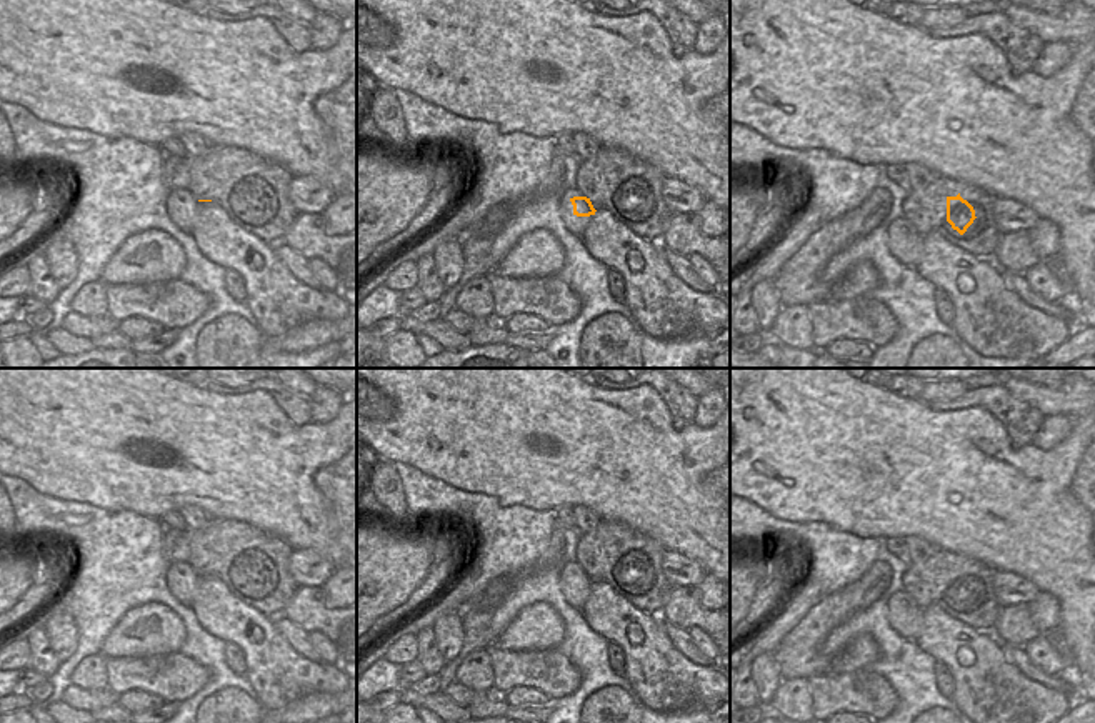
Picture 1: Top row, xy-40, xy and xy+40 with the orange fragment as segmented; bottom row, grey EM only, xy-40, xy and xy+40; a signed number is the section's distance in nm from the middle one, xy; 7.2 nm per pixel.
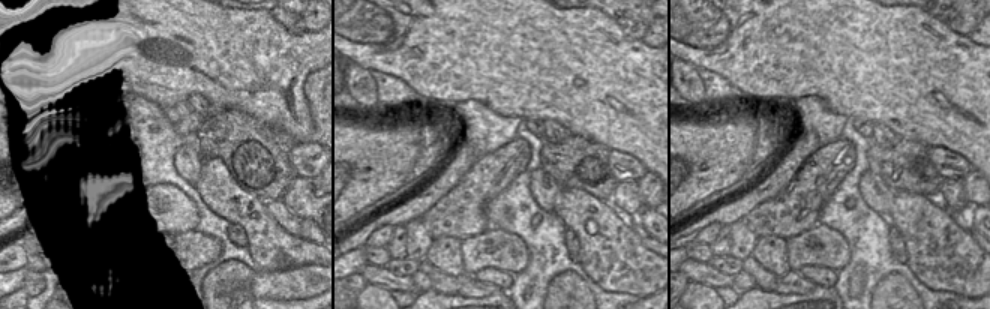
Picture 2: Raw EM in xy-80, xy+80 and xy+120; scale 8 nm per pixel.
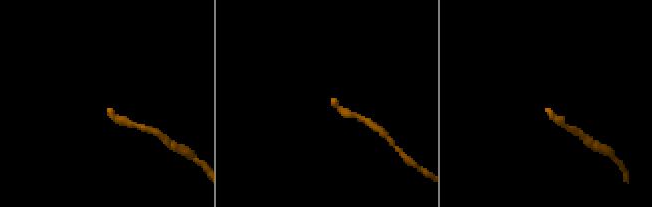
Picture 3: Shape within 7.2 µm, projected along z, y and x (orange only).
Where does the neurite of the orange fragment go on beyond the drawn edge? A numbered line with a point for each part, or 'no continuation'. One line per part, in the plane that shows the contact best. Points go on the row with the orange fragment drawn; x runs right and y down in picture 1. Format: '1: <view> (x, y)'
1: xy (555, 209)

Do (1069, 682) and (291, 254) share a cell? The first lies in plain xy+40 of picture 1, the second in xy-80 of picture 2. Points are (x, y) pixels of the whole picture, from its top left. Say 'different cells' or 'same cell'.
same cell

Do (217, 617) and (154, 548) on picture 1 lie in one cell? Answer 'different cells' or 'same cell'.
different cells

